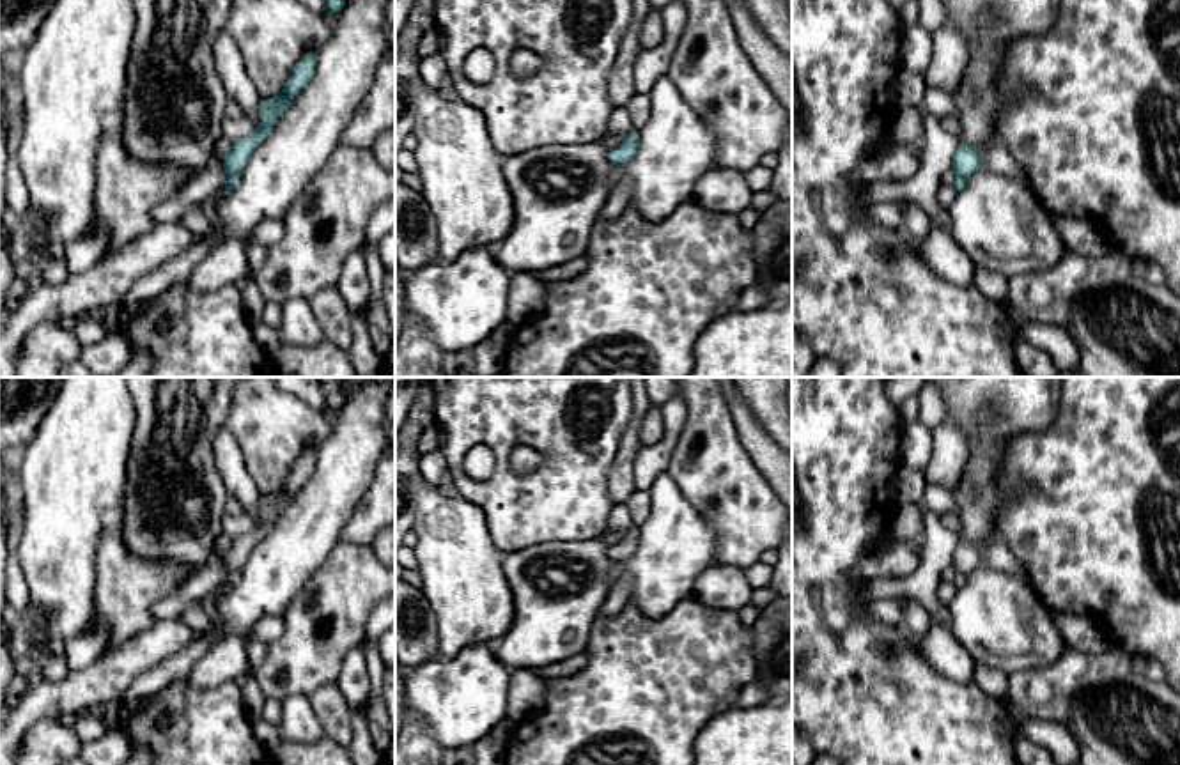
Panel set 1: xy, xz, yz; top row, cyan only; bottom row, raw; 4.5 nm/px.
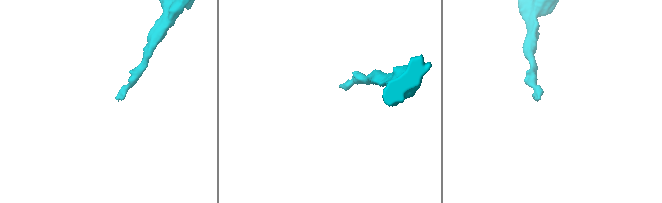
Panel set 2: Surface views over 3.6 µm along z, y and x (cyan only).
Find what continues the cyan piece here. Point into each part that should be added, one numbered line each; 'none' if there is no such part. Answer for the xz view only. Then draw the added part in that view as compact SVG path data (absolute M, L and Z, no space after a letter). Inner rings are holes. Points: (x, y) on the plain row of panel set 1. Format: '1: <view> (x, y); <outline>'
none

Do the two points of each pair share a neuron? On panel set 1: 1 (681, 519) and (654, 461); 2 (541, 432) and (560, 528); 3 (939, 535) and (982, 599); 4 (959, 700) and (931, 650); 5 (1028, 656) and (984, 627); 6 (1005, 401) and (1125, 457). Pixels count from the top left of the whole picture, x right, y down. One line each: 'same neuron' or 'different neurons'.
1: different neurons
2: same neuron
3: different neurons
4: different neurons
5: same neuron
6: different neurons

